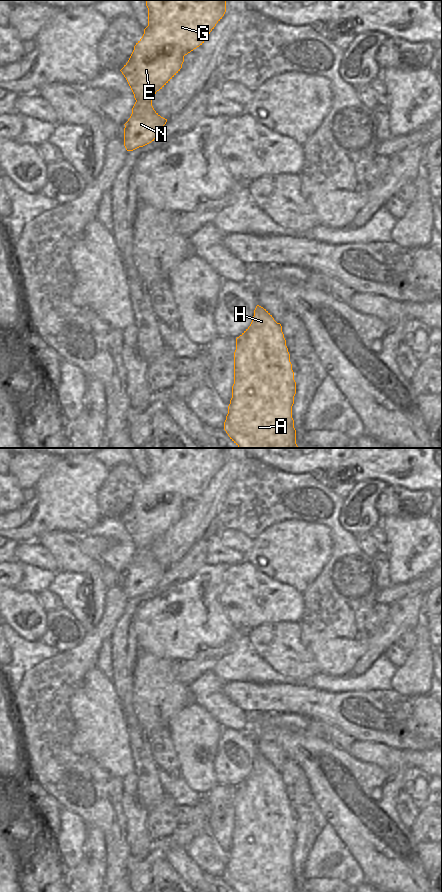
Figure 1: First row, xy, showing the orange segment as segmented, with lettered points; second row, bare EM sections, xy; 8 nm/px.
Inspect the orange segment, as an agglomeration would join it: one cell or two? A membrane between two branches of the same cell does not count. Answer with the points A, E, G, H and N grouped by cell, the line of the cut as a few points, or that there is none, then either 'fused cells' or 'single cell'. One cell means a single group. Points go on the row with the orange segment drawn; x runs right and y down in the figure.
A E G H N | no cut | single cell

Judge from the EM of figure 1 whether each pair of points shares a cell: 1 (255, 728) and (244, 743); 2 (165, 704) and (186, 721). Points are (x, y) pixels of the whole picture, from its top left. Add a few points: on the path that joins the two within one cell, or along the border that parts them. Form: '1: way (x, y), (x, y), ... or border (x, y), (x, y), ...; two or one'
1: border (245, 731), (256, 740); two
2: border (192, 701), (184, 706), (167, 726); two

